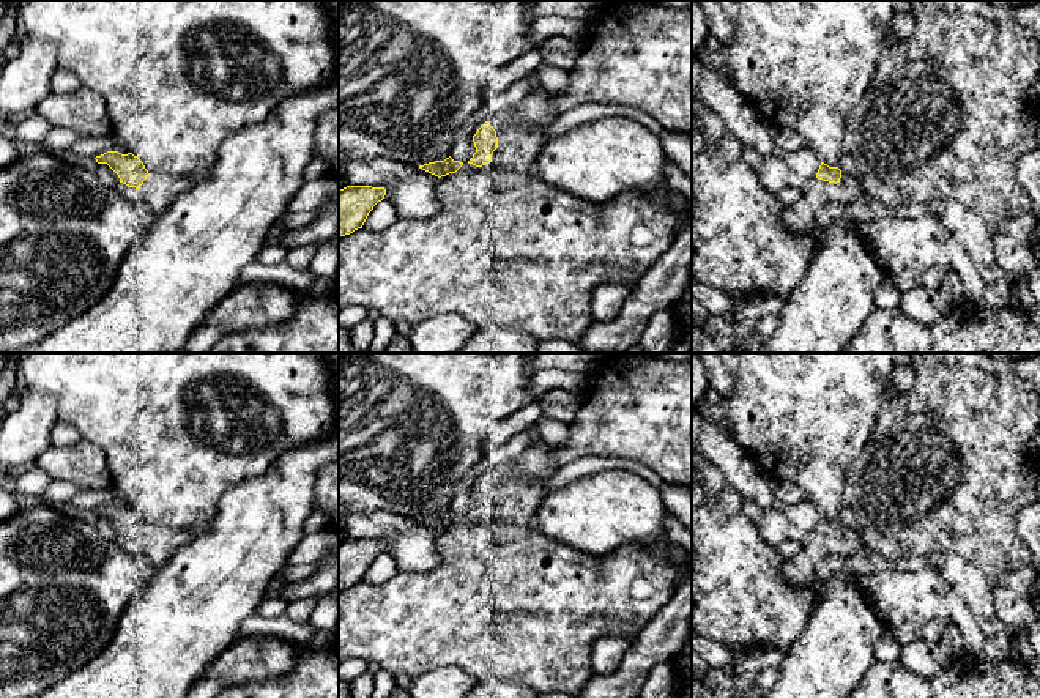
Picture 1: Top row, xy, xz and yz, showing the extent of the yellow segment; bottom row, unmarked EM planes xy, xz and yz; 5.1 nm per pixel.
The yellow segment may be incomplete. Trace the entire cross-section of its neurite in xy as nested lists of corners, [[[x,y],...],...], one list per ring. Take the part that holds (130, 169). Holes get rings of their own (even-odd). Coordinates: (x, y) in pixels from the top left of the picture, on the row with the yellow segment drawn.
[[[107,151],[95,158],[98,164],[107,164],[120,178],[120,183],[137,189],[137,200],[159,217],[175,197],[194,186],[186,175],[154,175],[132,153]]]

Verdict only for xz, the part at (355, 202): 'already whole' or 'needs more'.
already whole

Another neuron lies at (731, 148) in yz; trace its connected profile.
[[[726,131],[722,134],[719,147],[728,161],[737,161],[742,158],[744,145]]]

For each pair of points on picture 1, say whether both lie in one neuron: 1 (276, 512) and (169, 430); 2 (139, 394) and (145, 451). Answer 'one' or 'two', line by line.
1: two
2: one

